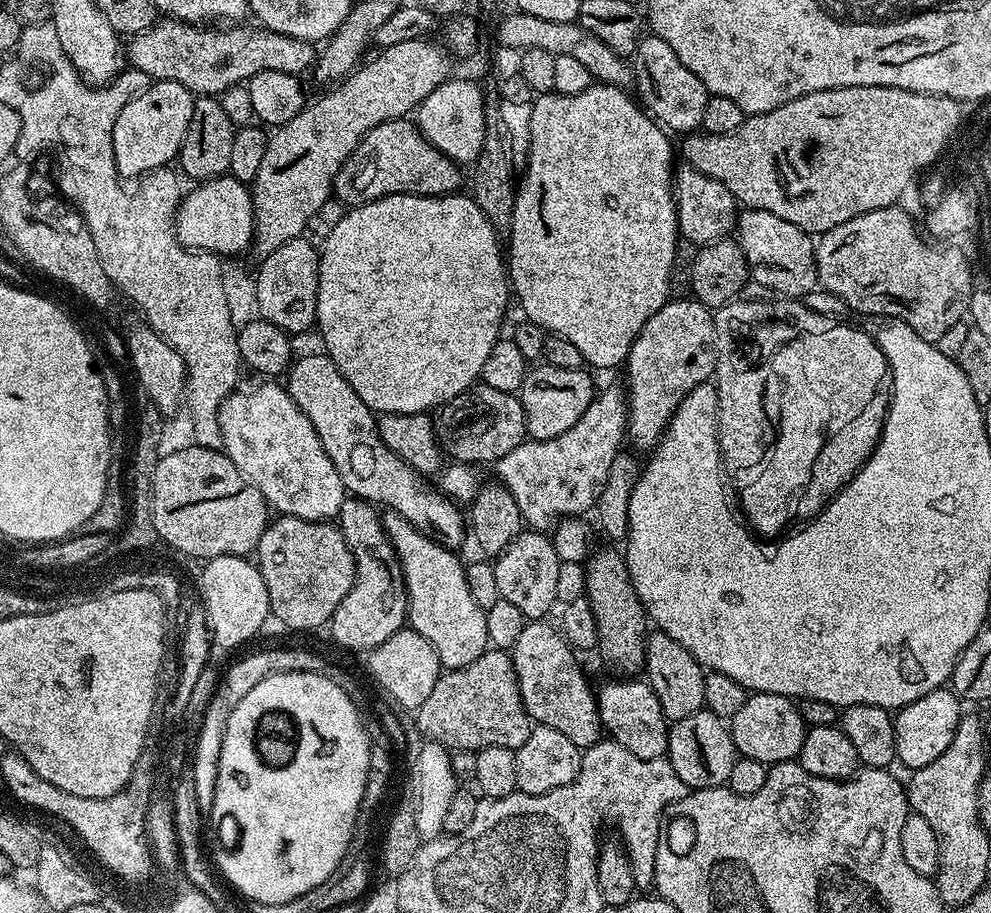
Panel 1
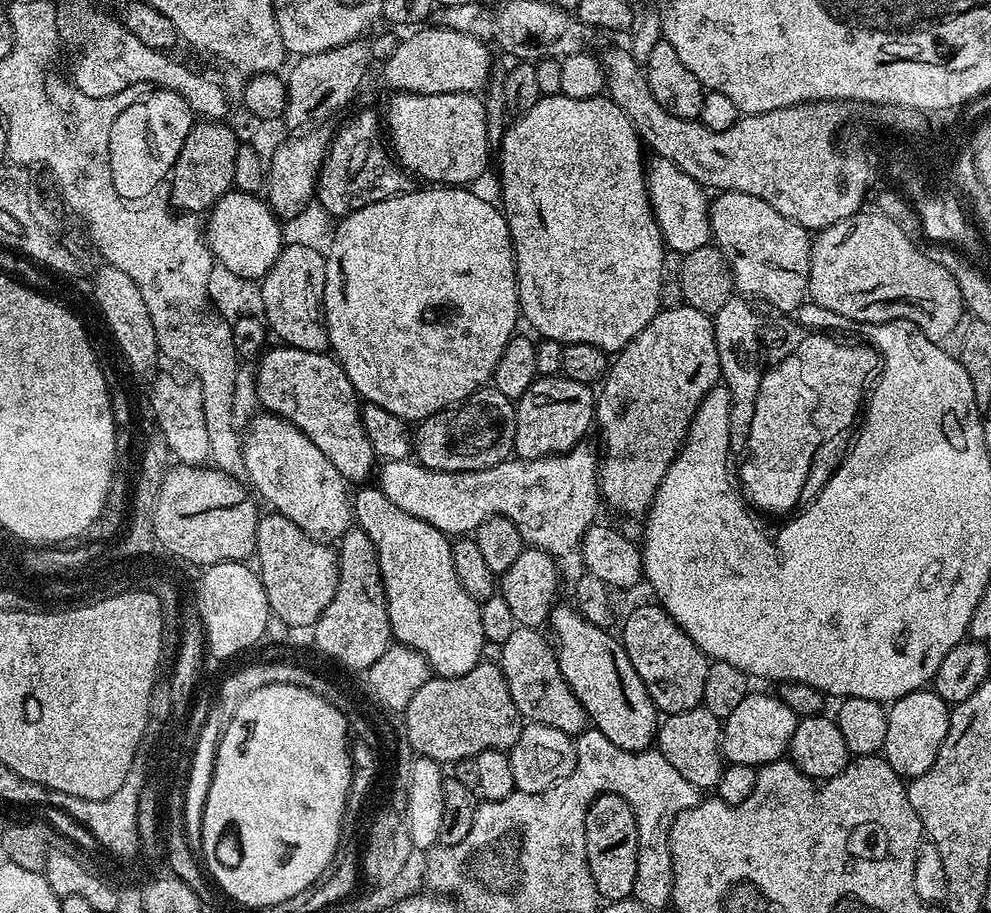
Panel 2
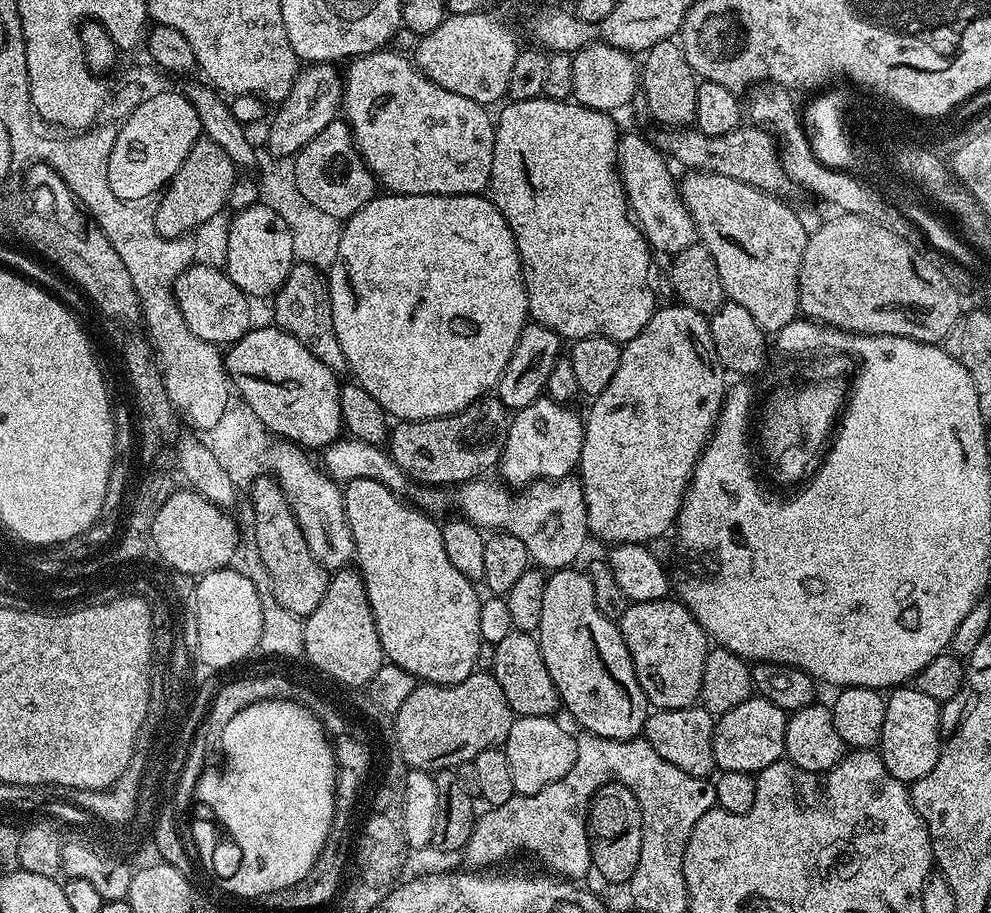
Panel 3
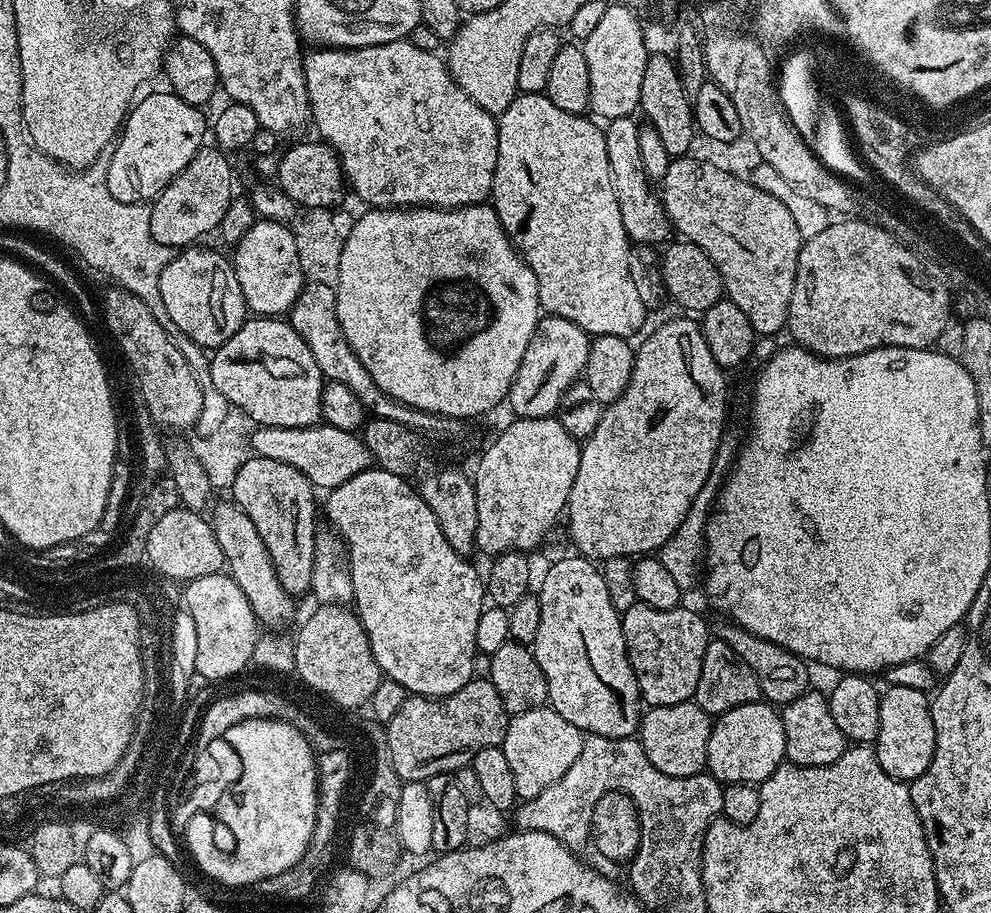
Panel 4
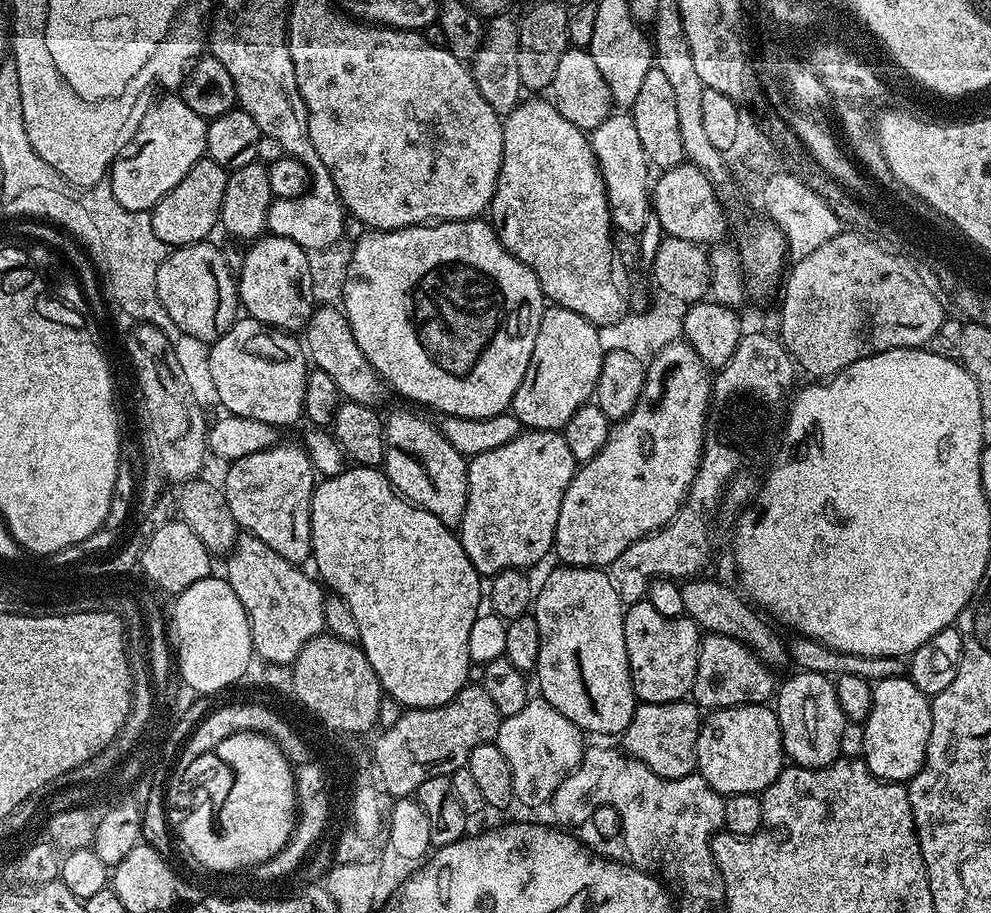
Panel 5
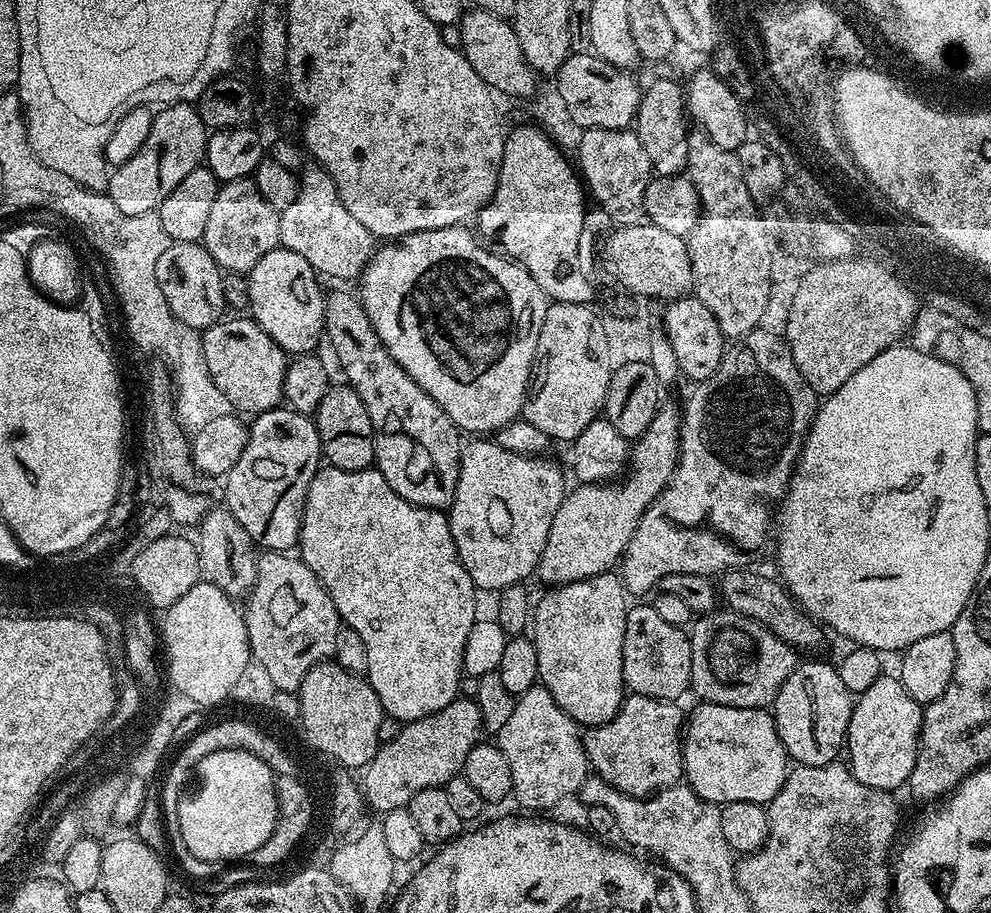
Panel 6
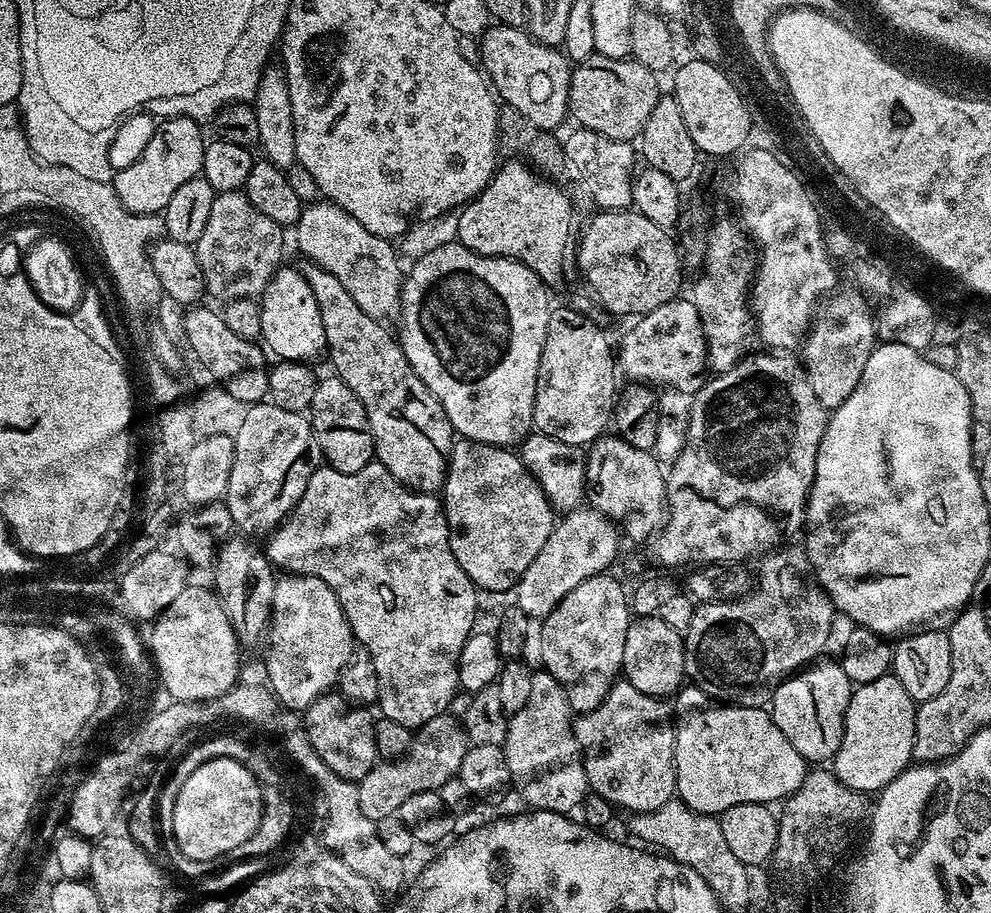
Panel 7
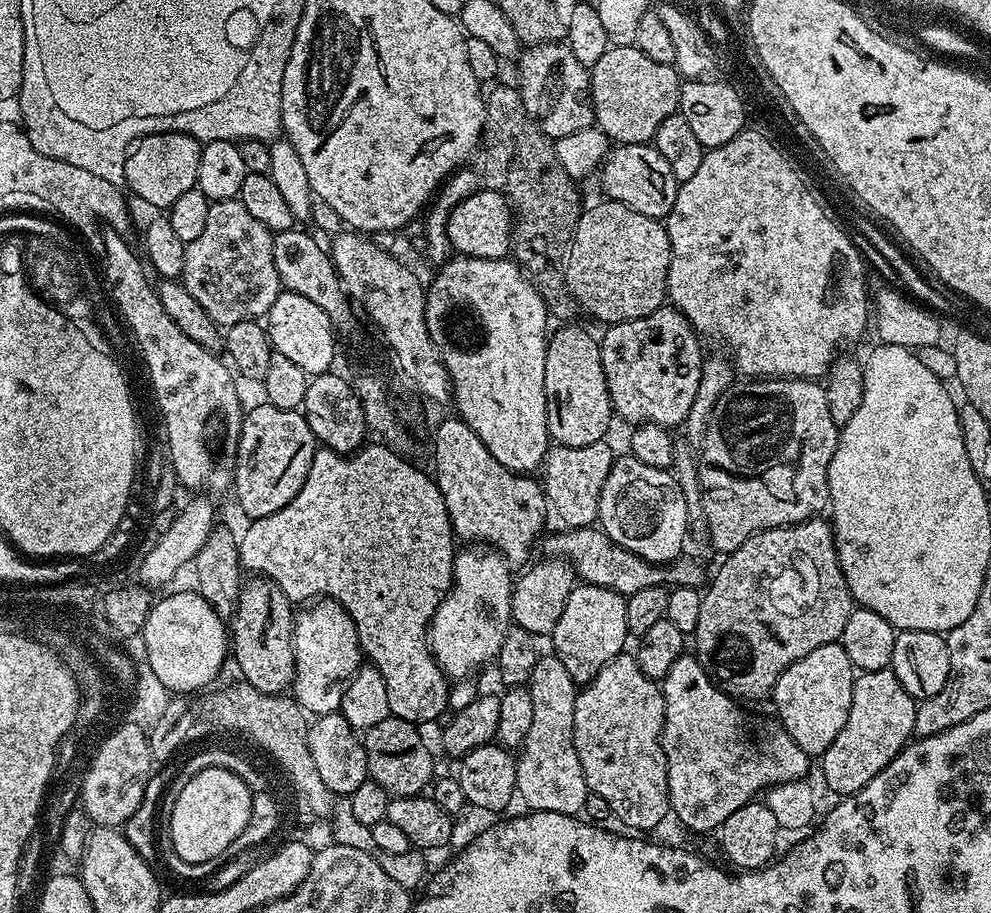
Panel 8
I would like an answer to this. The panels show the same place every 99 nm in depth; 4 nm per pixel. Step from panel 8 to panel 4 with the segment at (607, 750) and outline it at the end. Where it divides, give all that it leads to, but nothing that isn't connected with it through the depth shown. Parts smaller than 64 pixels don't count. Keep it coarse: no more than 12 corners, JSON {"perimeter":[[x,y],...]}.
{"perimeter":[[692,700],[648,708],[638,739],[662,774],[708,767],[714,720]]}

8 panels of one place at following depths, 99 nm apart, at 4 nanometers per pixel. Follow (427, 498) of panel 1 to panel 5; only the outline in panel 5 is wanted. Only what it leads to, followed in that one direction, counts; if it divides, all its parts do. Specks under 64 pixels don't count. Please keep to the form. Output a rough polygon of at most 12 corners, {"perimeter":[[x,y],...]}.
{"perimeter":[[237,319],[208,349],[223,411],[304,416],[309,357],[293,333]]}

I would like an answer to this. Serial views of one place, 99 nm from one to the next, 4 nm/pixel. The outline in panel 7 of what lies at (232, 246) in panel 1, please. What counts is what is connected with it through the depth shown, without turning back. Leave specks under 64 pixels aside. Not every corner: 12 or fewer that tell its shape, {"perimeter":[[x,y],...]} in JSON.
{"perimeter":[[277,268],[258,303],[273,357],[312,362],[327,349],[314,290]]}

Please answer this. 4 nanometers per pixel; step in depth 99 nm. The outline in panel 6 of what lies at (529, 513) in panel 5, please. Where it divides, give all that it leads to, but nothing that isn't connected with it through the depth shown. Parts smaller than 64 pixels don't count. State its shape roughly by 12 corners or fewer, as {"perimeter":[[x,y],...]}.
{"perimeter":[[465,443],[446,515],[481,593],[537,571],[564,472]]}

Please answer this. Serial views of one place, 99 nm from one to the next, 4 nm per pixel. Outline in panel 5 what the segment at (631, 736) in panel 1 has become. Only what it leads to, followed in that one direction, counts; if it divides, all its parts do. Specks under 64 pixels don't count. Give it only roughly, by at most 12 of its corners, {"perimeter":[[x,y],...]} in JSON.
{"perimeter":[[556,569],[534,596],[539,695],[581,732],[638,703],[607,571]]}

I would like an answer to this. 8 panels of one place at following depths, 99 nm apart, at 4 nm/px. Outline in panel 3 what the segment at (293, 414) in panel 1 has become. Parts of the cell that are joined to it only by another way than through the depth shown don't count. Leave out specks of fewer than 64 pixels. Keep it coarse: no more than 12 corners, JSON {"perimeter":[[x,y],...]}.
{"perimeter":[[300,445],[263,463],[321,568],[353,563],[341,485]]}

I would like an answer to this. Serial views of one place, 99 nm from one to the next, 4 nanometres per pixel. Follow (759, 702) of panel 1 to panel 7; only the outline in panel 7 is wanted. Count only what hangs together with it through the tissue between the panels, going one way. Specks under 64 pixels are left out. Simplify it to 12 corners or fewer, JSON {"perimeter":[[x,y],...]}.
{"perimeter":[[674,697],[676,796],[719,817],[794,795],[771,711]]}

